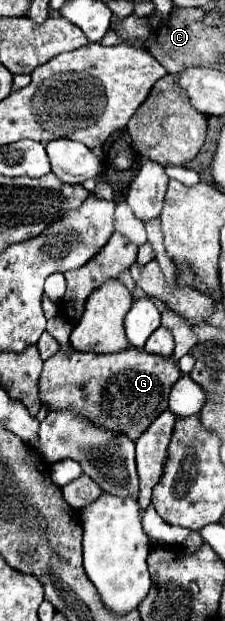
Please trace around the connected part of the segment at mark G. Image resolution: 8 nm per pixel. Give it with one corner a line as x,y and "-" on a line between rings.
61,316
47,322
47,332
53,338
57,336
59,342
59,352
45,360
39,380
41,402
49,408
73,408
95,424
119,430
131,440
137,440
139,434
145,432
163,410
167,410
169,392
181,378
181,370
177,368
177,360
173,356
159,356
133,346
125,348
125,352
111,352
107,356
99,356
95,352
67,354
71,324
67,324

